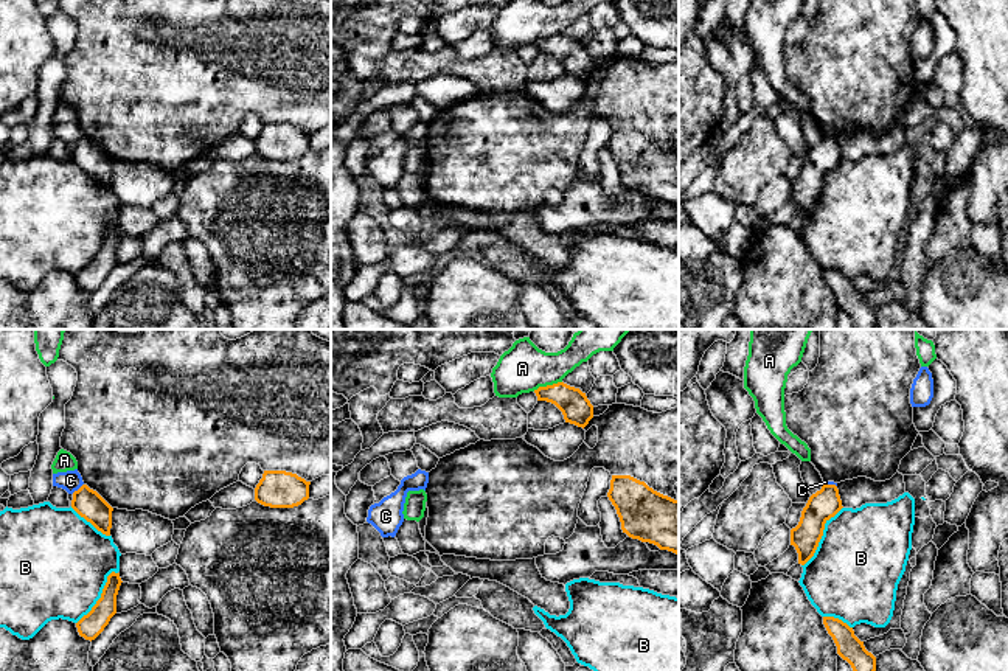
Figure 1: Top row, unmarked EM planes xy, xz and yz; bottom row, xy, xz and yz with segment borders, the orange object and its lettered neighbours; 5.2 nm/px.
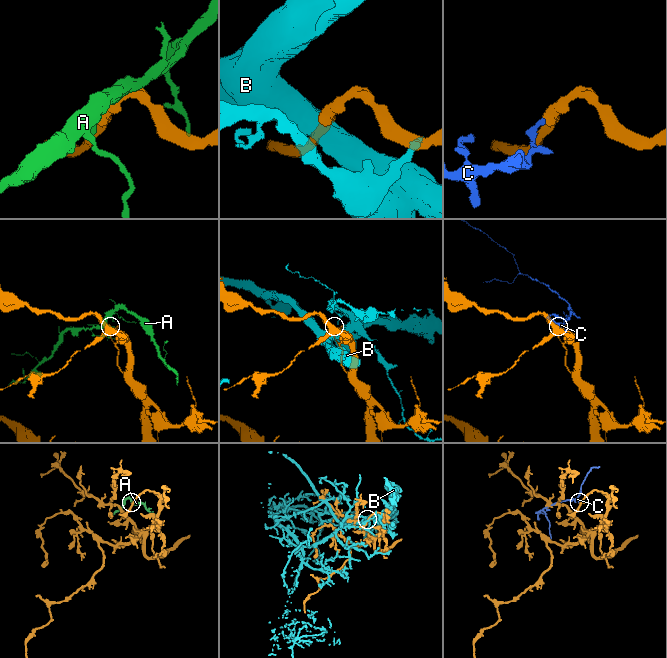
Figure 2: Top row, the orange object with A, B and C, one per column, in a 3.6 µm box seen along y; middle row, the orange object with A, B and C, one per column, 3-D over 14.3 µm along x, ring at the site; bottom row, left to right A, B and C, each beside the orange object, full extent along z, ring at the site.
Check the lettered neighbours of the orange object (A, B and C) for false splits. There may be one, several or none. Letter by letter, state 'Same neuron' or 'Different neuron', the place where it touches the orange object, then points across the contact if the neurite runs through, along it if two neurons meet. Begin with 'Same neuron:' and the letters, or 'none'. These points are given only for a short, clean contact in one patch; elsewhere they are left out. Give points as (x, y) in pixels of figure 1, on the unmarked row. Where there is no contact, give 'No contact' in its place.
Same neuron: none
A: Different neuron. Touches orange at xz (547, 38). Boundary: xz (561, 33), (552, 38), (539, 38), (533, 42)
B: Different neuron. Touches orange at yz (822, 187)
C: Different neuron. Touches orange at xy (78, 142). Boundary: xy (83, 135), (72, 145)

